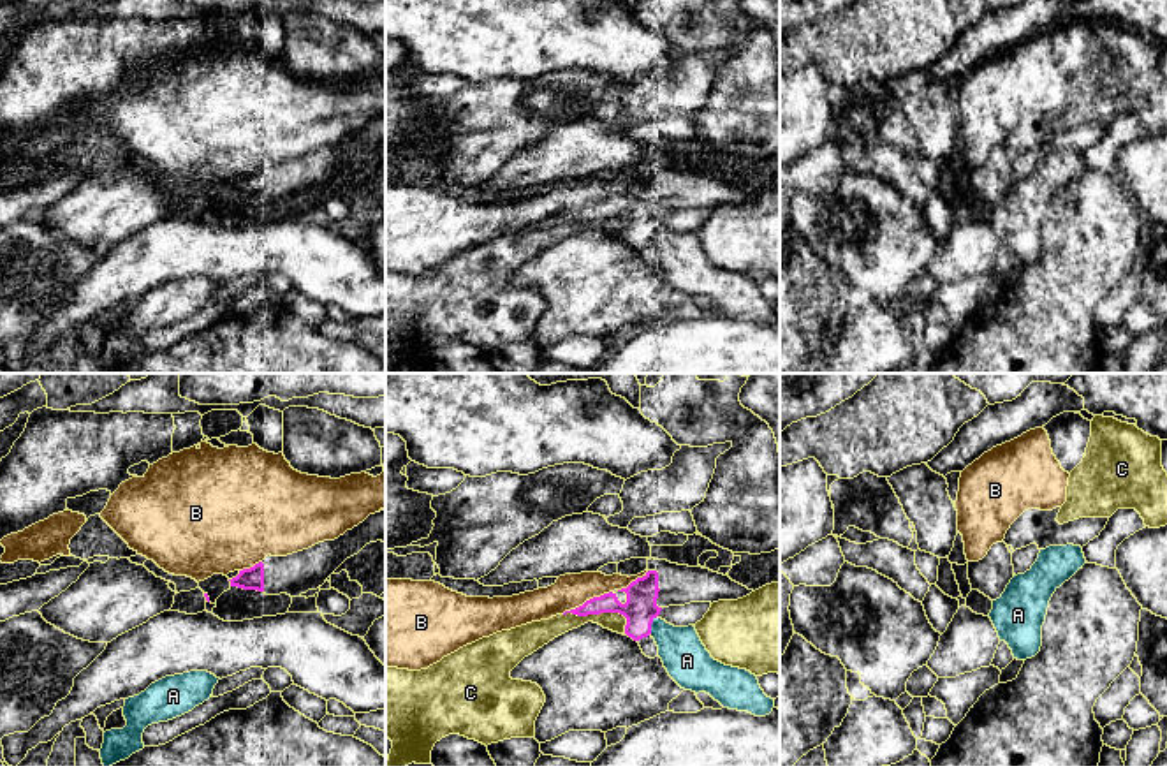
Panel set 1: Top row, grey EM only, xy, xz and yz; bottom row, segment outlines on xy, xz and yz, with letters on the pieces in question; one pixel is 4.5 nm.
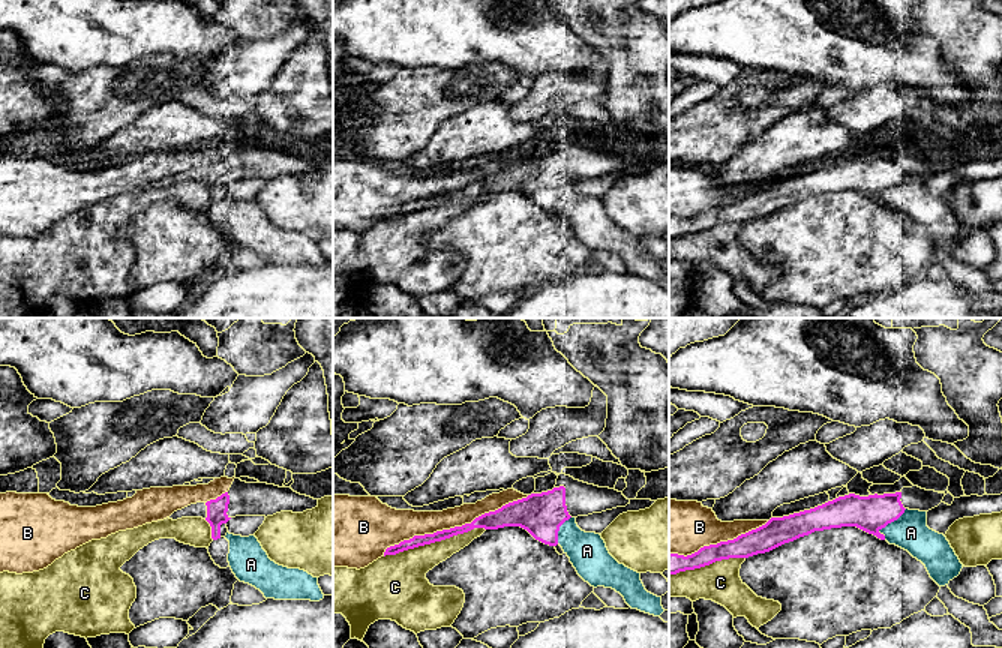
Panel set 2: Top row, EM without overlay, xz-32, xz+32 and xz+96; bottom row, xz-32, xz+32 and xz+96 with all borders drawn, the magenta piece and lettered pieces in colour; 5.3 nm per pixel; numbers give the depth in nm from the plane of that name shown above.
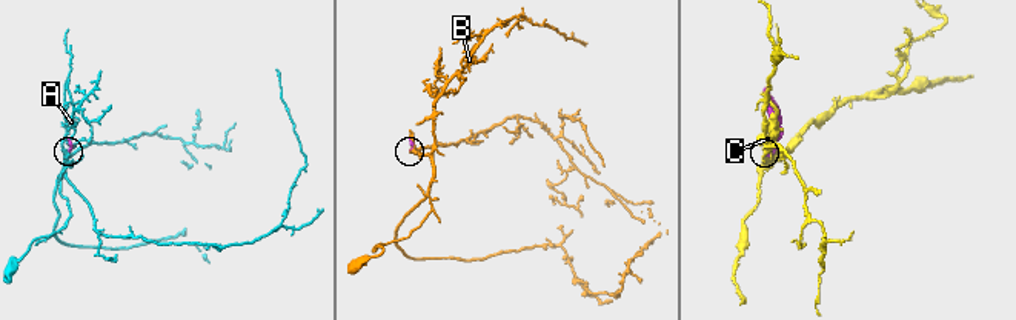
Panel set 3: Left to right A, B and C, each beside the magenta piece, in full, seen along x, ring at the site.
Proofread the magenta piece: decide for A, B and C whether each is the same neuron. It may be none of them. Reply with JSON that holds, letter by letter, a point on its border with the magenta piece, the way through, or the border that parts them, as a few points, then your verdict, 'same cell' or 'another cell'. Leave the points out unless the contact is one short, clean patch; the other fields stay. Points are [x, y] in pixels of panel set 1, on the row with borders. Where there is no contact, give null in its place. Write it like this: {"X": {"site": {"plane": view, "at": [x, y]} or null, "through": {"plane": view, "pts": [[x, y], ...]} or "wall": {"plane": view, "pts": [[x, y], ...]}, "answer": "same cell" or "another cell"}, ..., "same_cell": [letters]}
{"A": {"site": {"plane": "xz", "at": [650, 626]}, "answer": "another cell"}, "B": {"site": {"plane": "xz", "at": [587, 601]}, "answer": "another cell"}, "C": {"site": {"plane": "xz", "at": [602, 611]}, "answer": "another cell"}, "same_cell": []}

